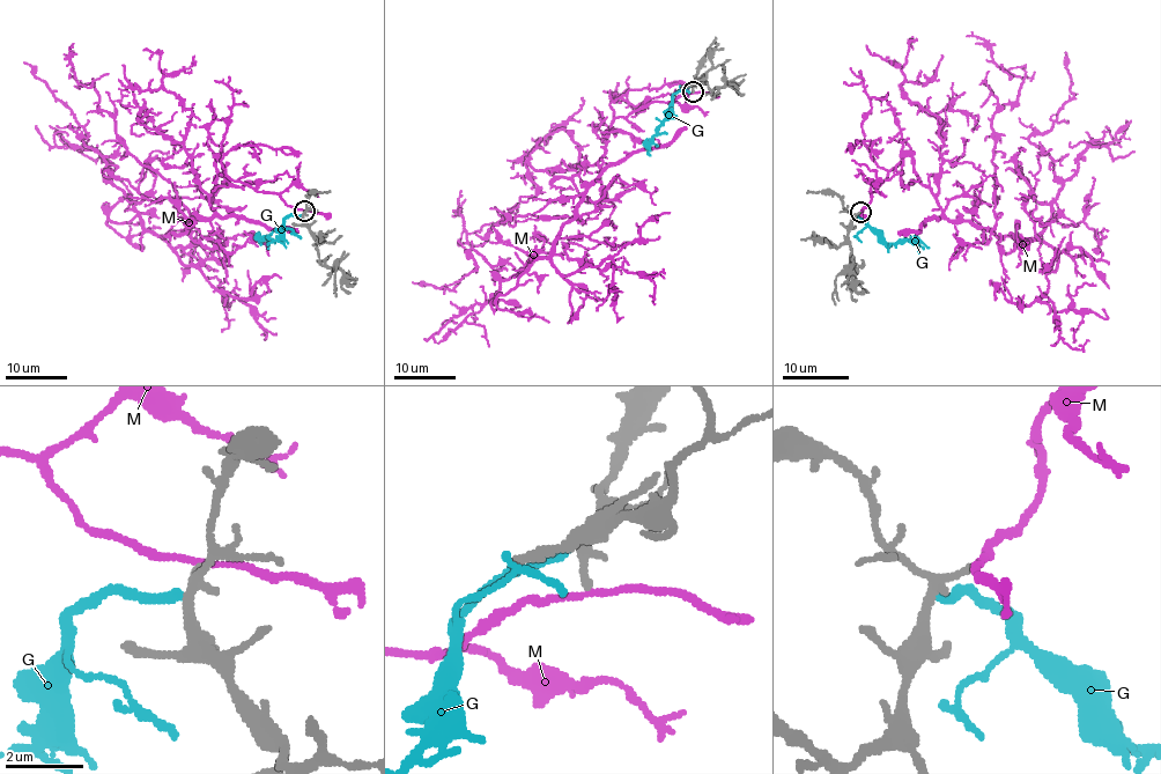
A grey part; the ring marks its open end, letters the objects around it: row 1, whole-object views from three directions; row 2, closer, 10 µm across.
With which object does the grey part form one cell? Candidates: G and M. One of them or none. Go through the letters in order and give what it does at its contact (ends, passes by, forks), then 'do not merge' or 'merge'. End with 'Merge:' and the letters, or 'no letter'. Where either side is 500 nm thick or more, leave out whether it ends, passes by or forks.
G: it ends; do not merge
M: it passes by; do not merge
Merge: no letter

